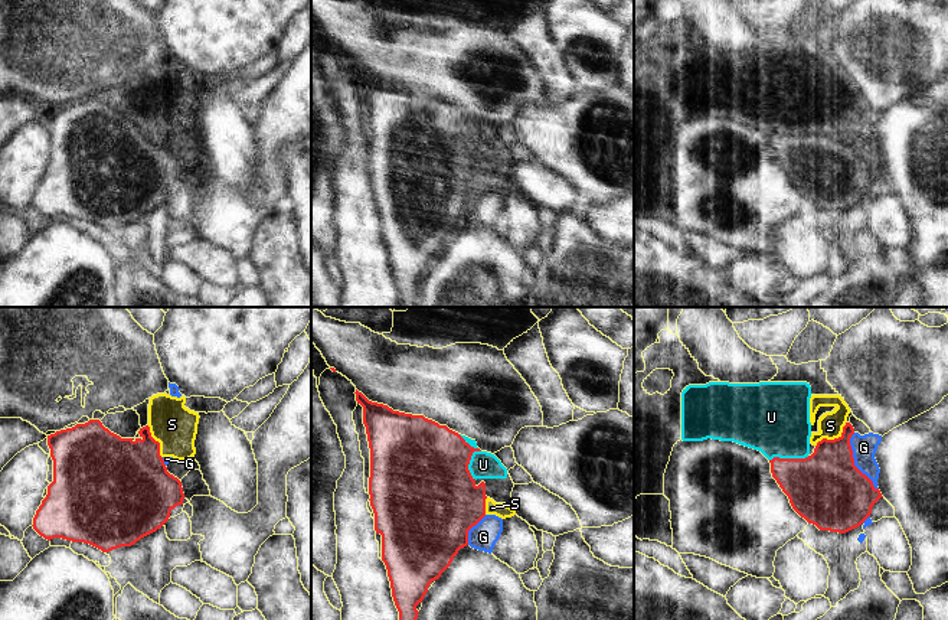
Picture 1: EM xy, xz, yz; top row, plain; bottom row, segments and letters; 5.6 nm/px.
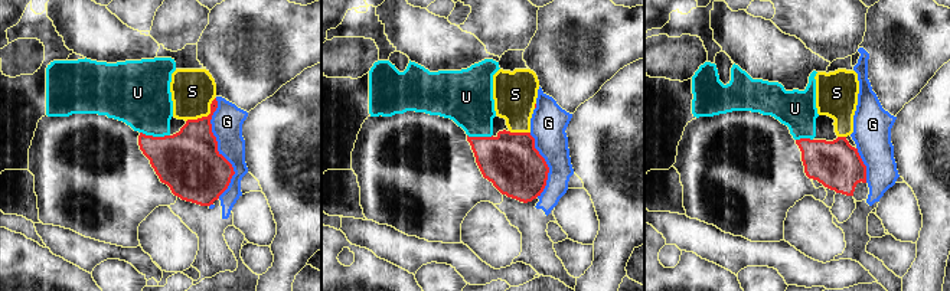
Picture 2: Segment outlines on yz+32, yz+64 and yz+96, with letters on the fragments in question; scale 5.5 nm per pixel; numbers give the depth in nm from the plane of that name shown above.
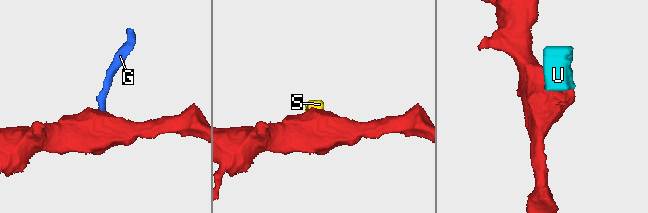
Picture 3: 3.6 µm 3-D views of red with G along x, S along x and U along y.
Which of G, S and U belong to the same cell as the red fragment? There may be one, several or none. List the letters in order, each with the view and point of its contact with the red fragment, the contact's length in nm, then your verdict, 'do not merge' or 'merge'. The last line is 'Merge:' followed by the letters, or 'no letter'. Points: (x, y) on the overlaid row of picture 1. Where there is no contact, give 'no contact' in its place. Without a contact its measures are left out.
G: meets red in yz at (853, 462); contact 340 nm long; do not merge
S: meets red in yz at (834, 439); contact 220 nm long; do not merge
U: meets red in xz at (471, 454); contact 280 nm long; merge
Merge: U

